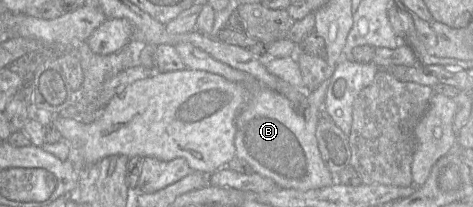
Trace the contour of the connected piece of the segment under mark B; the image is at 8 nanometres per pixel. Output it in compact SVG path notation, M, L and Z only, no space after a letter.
M189 43L175 46L186 69L202 70L220 75L228 81L246 86L249 100L236 119L236 156L245 160L254 172L272 179L282 189L301 191L331 186L336 177L323 162L316 139L316 126L323 117L324 102L329 81L324 81L315 90L307 92L308 107L298 113L291 102L281 94L267 88L254 87L255 80L244 71L224 64L203 50Z

